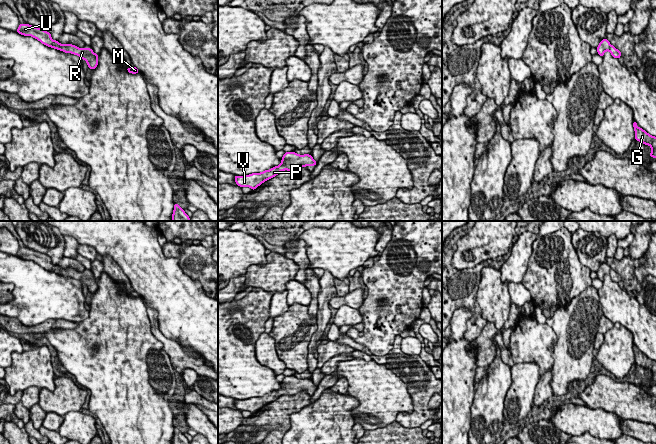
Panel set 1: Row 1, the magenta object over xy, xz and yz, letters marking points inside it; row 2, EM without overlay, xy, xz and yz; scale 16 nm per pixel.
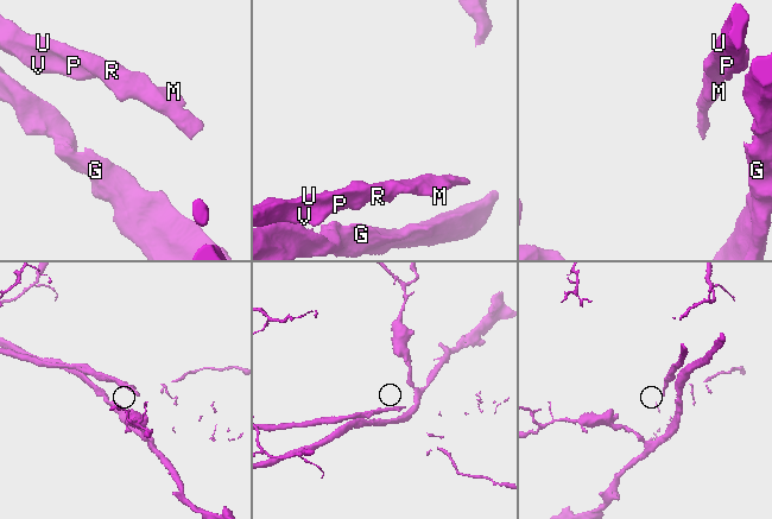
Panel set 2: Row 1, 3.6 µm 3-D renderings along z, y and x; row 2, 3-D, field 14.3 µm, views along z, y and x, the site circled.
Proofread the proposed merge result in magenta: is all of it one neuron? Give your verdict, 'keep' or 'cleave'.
keep

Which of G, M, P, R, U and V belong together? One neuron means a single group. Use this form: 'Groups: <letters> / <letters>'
Groups: G M P R U V

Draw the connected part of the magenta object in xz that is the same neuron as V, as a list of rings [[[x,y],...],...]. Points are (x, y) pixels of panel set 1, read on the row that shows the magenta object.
[[[285,152],[281,159],[281,164],[270,170],[245,176],[234,175],[236,184],[240,187],[250,187],[252,190],[255,190],[263,182],[275,177],[284,170],[295,171],[304,166],[315,166],[317,164],[311,155],[299,155],[295,152]]]

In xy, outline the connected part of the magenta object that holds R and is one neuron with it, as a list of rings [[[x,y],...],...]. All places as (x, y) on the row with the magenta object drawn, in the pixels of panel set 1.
[[[20,23],[16,32],[24,36],[32,36],[48,47],[78,55],[87,62],[88,67],[92,70],[98,65],[97,59],[99,54],[95,54],[91,48],[78,48],[72,44],[63,45],[56,40],[52,40],[49,32],[29,24]]]

